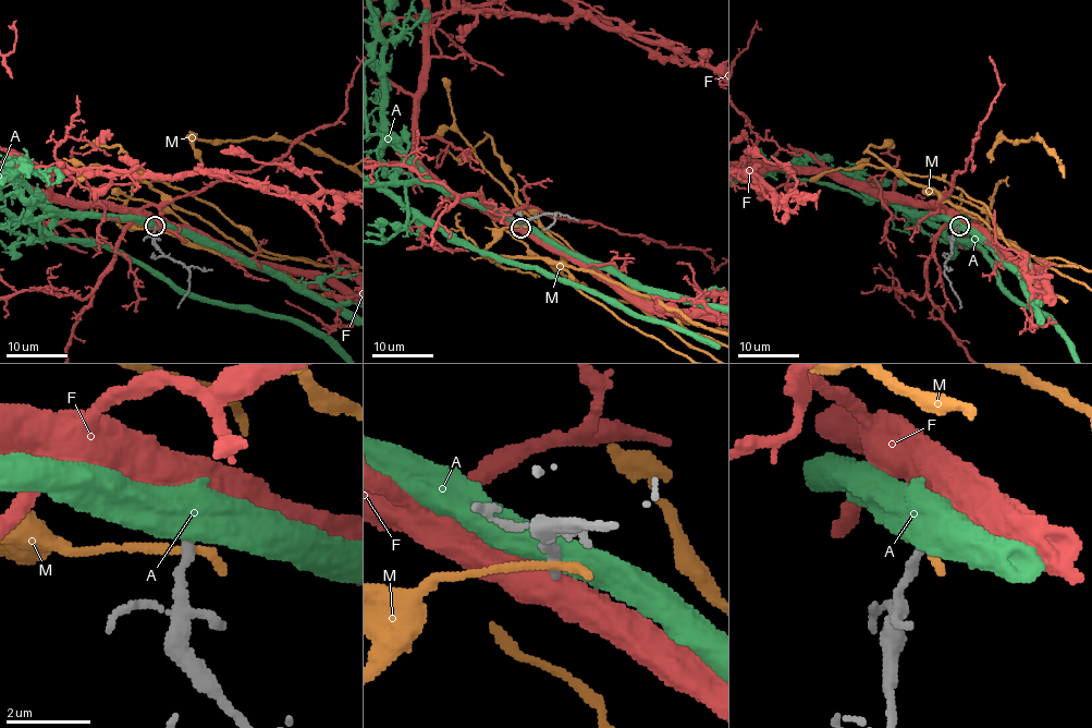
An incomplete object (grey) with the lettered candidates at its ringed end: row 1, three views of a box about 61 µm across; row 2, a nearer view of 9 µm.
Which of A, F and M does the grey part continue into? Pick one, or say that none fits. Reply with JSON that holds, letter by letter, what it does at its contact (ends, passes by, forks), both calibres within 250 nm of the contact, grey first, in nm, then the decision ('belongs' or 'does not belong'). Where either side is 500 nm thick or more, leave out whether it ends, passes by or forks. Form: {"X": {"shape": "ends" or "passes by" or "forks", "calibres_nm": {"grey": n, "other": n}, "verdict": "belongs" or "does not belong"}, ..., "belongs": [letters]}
{"A": {"calibres_nm": {"grey": 240, "other": 600}, "verdict": "does not belong"}, "F": {"calibres_nm": {"grey": 220, "other": 700}, "verdict": "belongs"}, "M": {"shape": "ends", "calibres_nm": {"grey": 280, "other": 260}, "verdict": "does not belong"}, "belongs": ["F"]}

